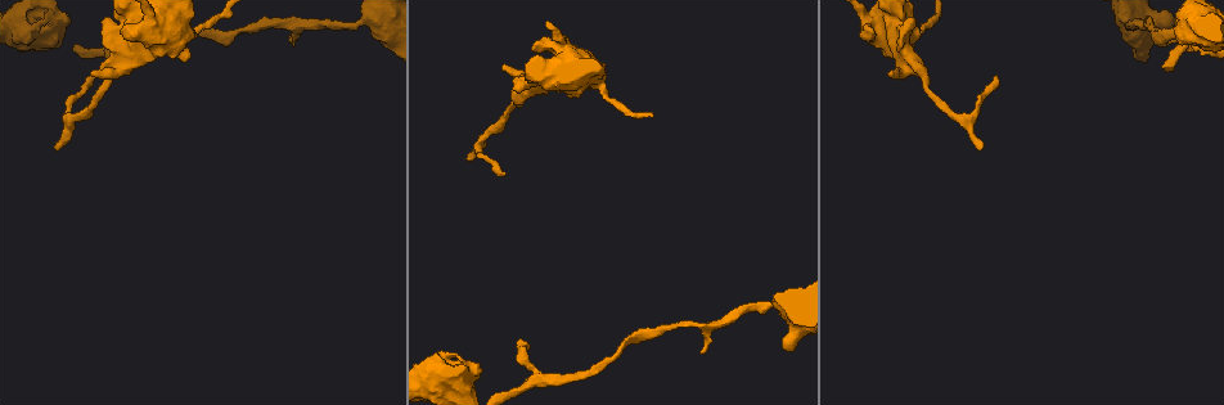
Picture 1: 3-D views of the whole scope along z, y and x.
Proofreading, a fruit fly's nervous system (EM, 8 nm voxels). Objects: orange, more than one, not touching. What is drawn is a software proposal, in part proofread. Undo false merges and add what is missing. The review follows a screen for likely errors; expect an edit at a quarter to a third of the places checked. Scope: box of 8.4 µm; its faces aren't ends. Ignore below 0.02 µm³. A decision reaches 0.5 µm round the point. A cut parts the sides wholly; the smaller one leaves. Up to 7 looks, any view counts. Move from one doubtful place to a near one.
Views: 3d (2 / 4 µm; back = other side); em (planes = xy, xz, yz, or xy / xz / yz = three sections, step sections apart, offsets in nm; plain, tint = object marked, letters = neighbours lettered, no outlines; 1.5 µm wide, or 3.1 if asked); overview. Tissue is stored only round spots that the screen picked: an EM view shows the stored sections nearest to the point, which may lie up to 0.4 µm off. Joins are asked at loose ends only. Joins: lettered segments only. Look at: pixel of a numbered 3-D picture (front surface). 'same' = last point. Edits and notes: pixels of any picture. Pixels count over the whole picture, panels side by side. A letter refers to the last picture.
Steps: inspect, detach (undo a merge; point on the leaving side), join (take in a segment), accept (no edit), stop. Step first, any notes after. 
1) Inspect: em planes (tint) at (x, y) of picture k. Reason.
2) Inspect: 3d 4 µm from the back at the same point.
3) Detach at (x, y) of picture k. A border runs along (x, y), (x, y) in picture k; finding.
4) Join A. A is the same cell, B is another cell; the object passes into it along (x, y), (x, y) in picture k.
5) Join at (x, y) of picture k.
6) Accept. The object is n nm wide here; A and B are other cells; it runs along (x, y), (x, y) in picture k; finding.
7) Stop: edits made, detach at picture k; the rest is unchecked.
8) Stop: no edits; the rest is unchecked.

Inspect: 3d 4 µm at (291, 40) of picture 1. An open end.

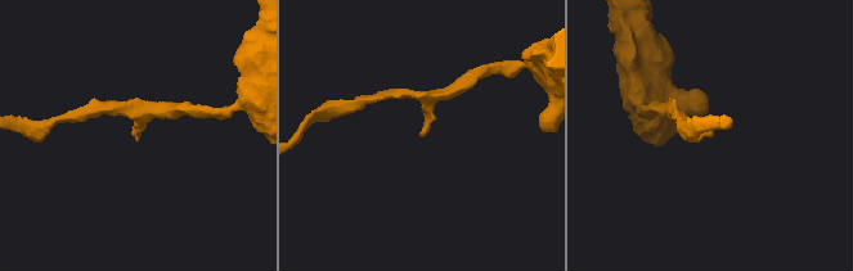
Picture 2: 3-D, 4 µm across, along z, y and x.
Inspect: em xy step 8 (letters) at (423, 135) of picture 2.

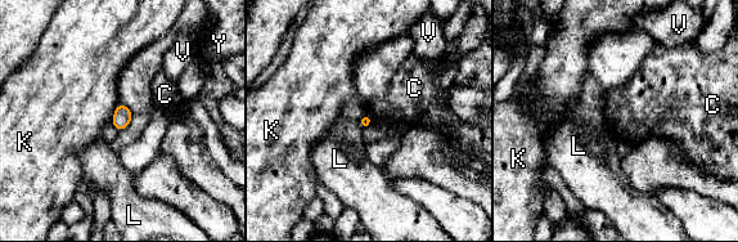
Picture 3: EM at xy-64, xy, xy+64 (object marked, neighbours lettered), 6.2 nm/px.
Accept. The longest contact is with K, 140 nm; C, K, L, V and Y are other cells; a border runs along (365, 113), (373, 121) in picture 3; none of them fits.

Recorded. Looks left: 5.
Inspect: 3d 4 µm at (605, 92) of picture 1. Thick turns thin.

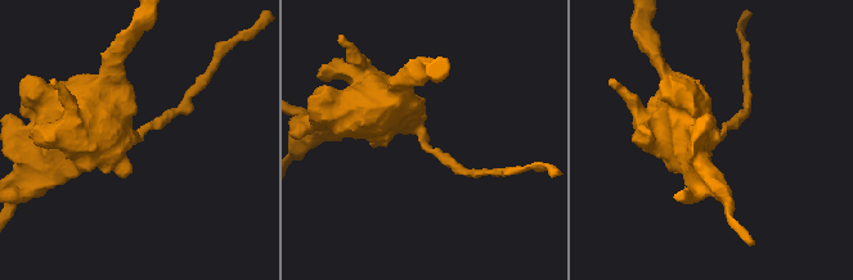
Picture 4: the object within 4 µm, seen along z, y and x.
Inspect: em planes (letters) at (135, 137) of picture 4. Now the EM.

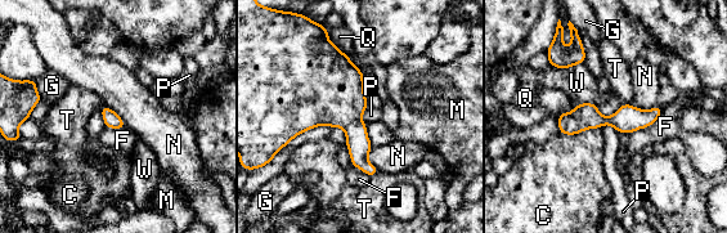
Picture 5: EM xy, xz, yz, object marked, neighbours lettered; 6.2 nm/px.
Accept. C, F, G, M, N, P, Q, T and W are other cells; a border runs along (598, 128), (609, 124), (618, 133) in picture 5; all the same cell.

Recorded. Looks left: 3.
Inspect: em yz step 4 (plain) at (469, 157) of picture 1. Thin end.

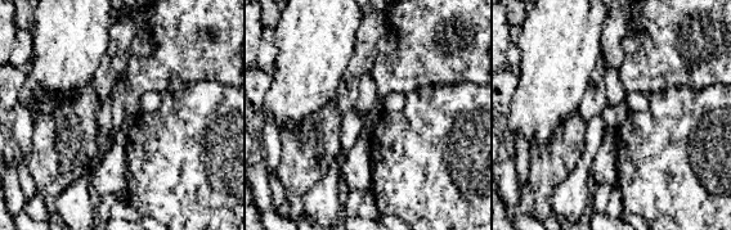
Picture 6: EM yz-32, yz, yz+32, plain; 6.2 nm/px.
Inspect: em yz step 4 (letters) at the same point.

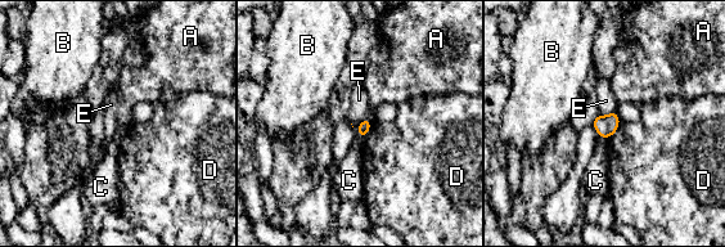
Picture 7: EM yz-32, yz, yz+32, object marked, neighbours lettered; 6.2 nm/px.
Accept. A, B, C, D and E are other cells; a border runs along (365, 116), (359, 125), (359, 138) in picture 7; none of them fits.

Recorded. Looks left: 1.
Stop: no edits; the rest is unchecked.

